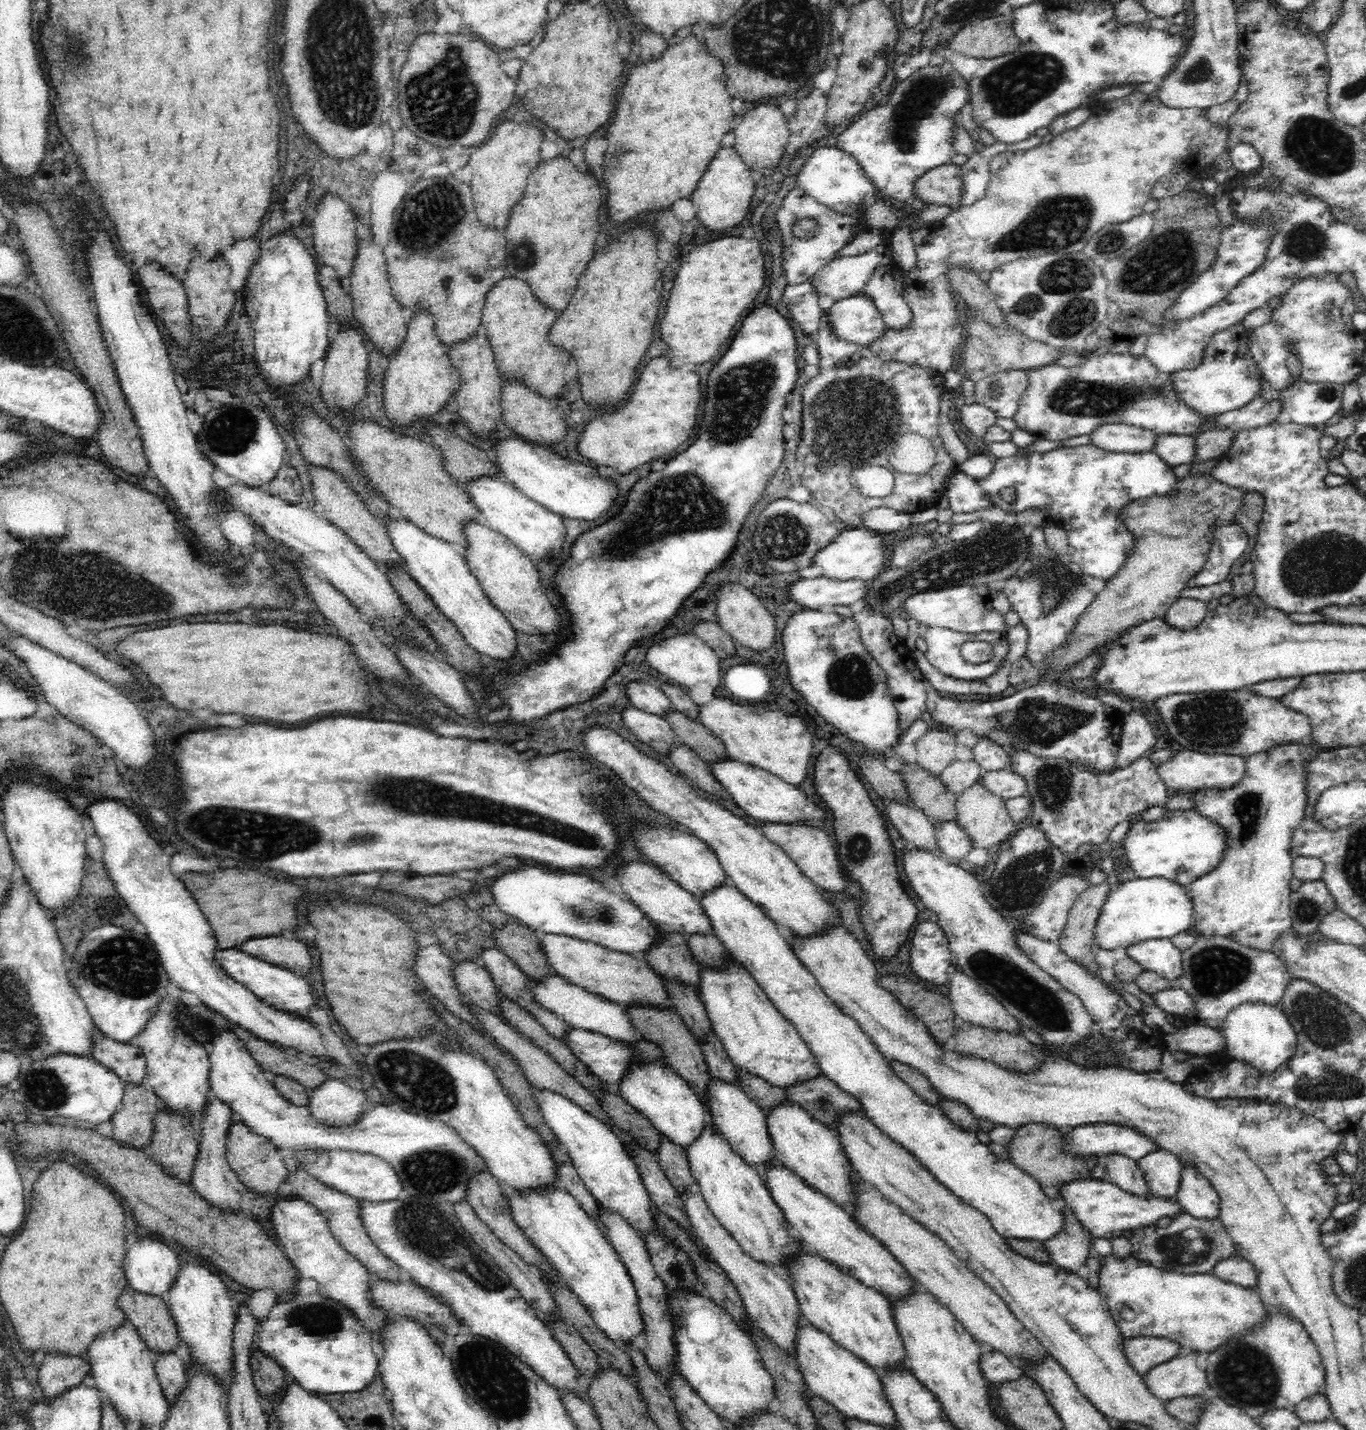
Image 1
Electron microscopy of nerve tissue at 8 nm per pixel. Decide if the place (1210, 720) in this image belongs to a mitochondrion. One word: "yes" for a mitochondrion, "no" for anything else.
yes

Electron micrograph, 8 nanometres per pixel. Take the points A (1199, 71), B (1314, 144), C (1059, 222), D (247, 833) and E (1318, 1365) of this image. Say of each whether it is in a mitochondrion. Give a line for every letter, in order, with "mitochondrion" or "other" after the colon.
A: mitochondrion
B: mitochondrion
C: mitochondrion
D: mitochondrion
E: other

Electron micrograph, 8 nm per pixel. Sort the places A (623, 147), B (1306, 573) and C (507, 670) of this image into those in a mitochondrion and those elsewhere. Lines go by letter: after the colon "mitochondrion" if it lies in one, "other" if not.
A: mitochondrion
B: mitochondrion
C: other

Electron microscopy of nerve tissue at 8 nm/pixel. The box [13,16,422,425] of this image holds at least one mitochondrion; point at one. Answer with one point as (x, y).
(76, 43)

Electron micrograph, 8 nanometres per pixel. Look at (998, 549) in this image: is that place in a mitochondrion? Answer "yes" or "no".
yes

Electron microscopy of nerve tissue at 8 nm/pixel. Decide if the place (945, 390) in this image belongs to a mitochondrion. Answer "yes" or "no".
no

